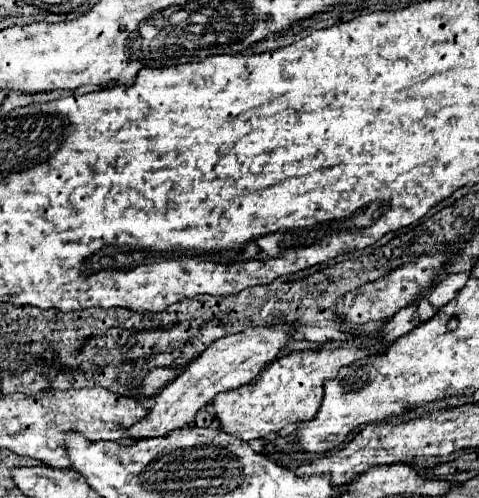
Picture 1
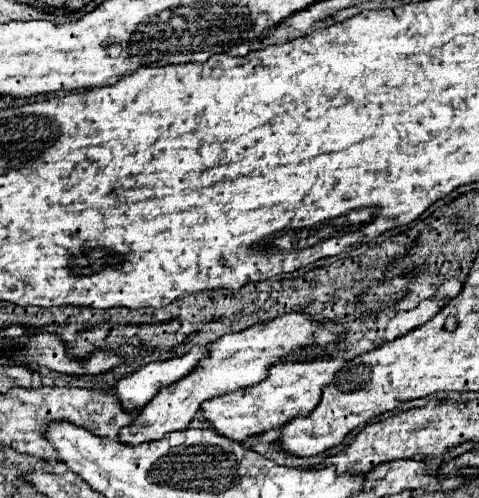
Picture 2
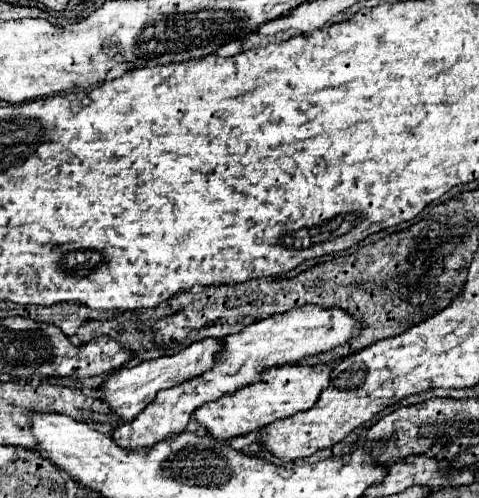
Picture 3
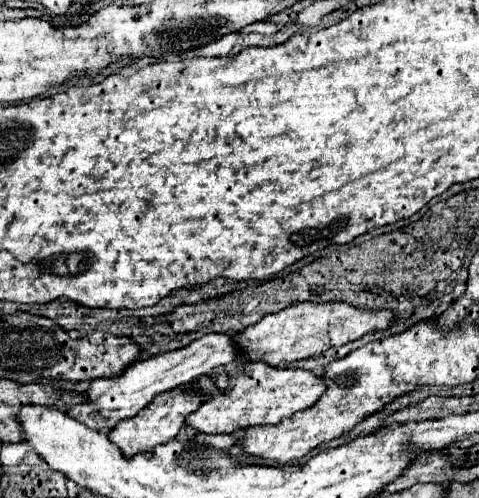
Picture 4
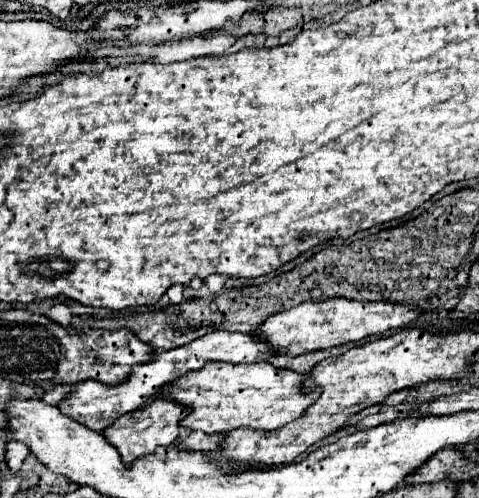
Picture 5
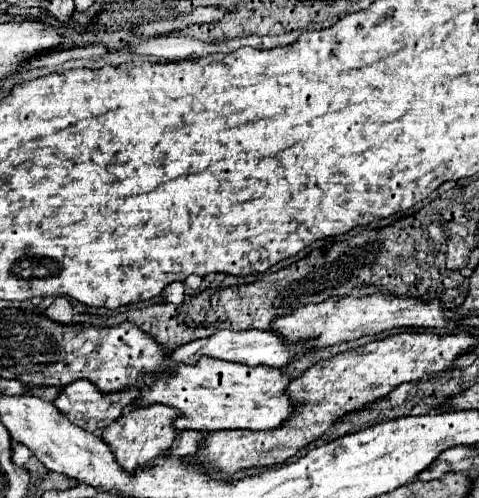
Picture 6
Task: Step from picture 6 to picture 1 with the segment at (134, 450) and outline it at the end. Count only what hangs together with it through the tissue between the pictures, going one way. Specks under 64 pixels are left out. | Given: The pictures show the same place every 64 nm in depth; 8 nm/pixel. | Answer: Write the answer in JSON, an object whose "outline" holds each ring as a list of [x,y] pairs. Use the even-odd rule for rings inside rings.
{"outline":[[[258,326],[258,328],[246,328],[240,334],[216,340],[202,352],[202,356],[192,360],[184,368],[184,372],[180,372],[180,376],[172,384],[168,384],[168,388],[164,388],[154,398],[154,406],[150,408],[150,414],[144,420],[136,422],[128,432],[136,440],[140,440],[140,438],[166,436],[172,430],[188,426],[194,420],[196,412],[204,408],[206,404],[210,404],[216,394],[240,388],[256,380],[262,368],[268,362],[276,360],[280,350],[290,342],[292,332],[294,328],[286,328],[286,326]]]}

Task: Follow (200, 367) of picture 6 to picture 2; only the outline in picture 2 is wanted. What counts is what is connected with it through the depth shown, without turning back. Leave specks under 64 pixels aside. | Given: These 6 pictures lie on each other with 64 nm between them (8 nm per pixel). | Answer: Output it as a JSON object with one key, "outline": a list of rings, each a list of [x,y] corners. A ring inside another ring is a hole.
{"outline":[[[326,356],[312,360],[280,360],[278,364],[272,364],[272,368],[268,368],[268,376],[260,384],[212,398],[202,404],[202,412],[206,420],[214,426],[214,430],[218,430],[222,436],[244,442],[254,434],[280,428],[296,416],[308,416],[318,406],[322,388],[332,382],[334,374],[344,364],[346,360],[342,356]]]}

